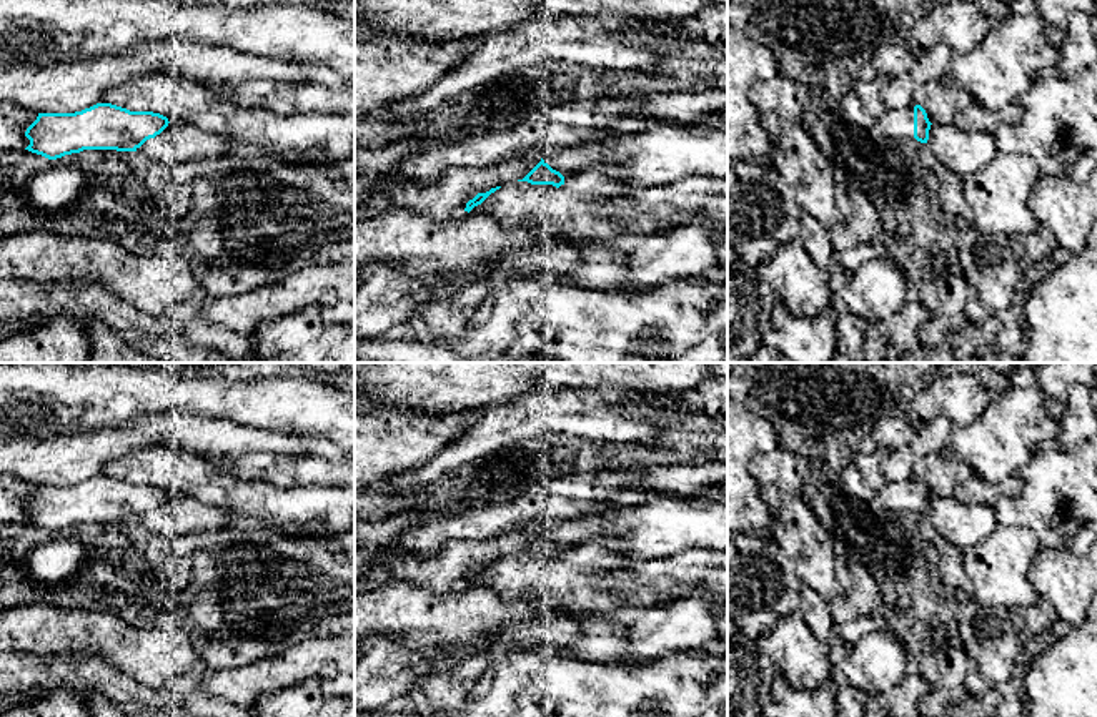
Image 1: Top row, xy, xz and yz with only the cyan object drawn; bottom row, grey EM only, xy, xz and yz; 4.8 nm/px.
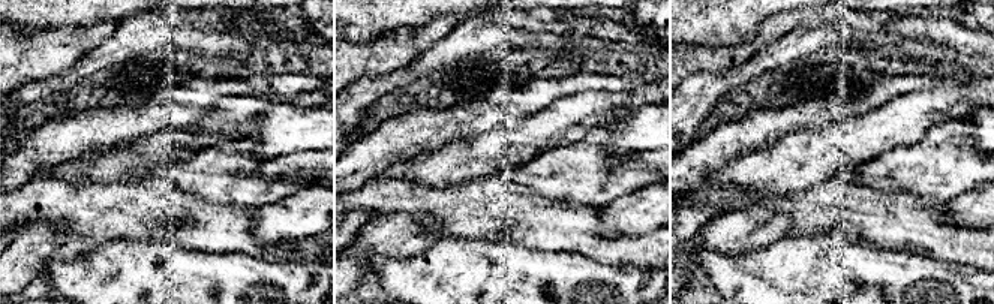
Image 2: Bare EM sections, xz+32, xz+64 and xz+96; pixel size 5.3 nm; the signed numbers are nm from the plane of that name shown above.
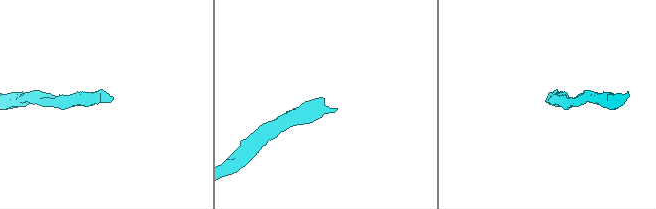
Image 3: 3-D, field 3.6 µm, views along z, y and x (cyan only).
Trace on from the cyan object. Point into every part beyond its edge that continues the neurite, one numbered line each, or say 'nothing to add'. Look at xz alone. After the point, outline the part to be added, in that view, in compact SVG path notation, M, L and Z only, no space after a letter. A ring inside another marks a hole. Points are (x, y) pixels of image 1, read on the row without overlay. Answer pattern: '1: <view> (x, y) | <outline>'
nothing to add

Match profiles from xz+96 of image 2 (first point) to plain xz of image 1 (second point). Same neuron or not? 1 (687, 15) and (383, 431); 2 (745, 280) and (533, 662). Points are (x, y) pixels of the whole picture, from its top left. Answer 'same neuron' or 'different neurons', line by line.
1: different neurons
2: same neuron

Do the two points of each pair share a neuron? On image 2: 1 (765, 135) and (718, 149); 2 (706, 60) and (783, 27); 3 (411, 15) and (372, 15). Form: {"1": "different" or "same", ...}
{"1": "same", "2": "same", "3": "same"}

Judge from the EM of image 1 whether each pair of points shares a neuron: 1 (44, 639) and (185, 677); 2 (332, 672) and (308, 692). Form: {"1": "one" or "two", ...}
{"1": "one", "2": "two"}

